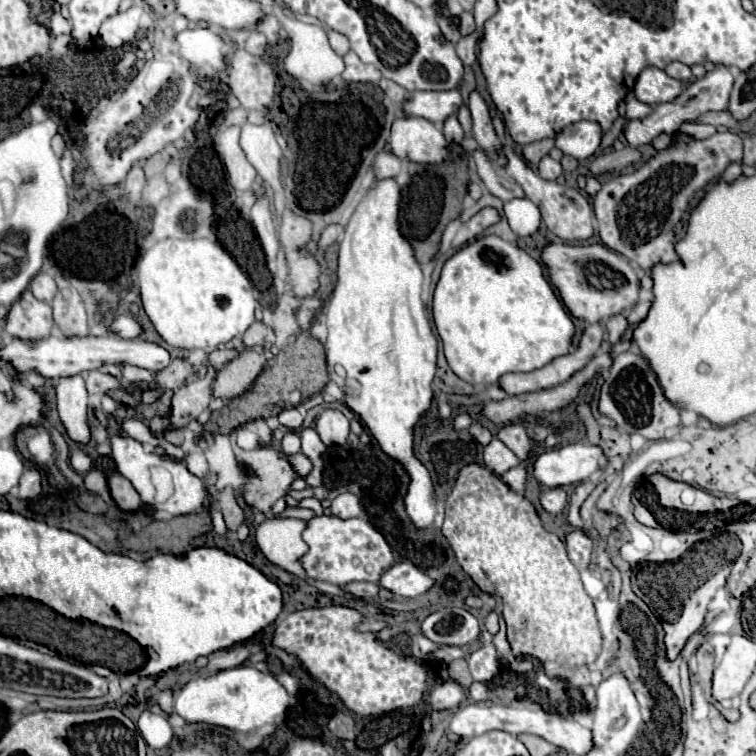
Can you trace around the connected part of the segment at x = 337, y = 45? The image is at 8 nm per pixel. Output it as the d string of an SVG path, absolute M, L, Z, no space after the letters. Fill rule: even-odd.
M329 31L329 43L331 43L331 49L337 53L337 55L345 55L349 53L349 41L347 37L343 37L341 33L335 33L335 31Z

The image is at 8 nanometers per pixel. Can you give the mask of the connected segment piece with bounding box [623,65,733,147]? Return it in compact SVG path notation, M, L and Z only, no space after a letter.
M717 65L715 71L709 71L705 77L693 81L691 85L685 87L685 91L675 99L675 101L669 101L669 103L661 103L661 105L655 105L653 113L643 117L643 119L635 119L635 121L629 121L625 125L625 139L631 147L641 147L645 143L651 143L659 133L667 133L667 135L673 135L675 131L679 131L681 123L685 121L695 121L697 117L701 117L703 113L707 111L723 111L727 109L729 105L729 95L731 95L731 87L733 87L733 75L729 73L727 67L723 65Z

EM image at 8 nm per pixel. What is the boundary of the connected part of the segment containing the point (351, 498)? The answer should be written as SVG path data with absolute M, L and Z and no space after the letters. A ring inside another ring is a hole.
M345 491L345 493L339 493L333 503L331 503L331 513L337 515L337 517L359 517L363 515L363 507L361 507L361 497L351 493L351 491Z

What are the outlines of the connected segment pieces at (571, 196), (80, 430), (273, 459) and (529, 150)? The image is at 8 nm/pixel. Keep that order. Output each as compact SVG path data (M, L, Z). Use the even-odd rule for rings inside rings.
M503 147L501 153L509 161L507 167L505 167L505 171L509 173L509 177L513 177L523 187L527 199L531 199L539 207L541 219L545 221L545 225L549 227L549 231L553 231L561 241L567 241L567 243L573 243L573 241L579 241L579 239L589 239L593 235L593 225L591 225L593 211L591 211L591 205L589 205L589 201L587 201L585 195L581 195L573 187L541 179L519 155L515 155L513 149Z
M81 375L59 377L55 391L59 417L69 437L79 443L89 443L89 425L87 425L89 393L85 389L85 379Z
M257 419L257 421L251 421L247 423L247 427L251 431L255 431L263 443L261 449L253 449L253 451L243 451L235 445L235 457L241 465L247 467L247 483L243 485L243 497L245 497L245 503L253 509L253 511L261 511L261 513L269 513L273 503L277 499L281 499L285 495L285 491L289 491L289 483L297 477L295 471L291 469L287 457L283 455L283 451L277 451L275 447L271 447L271 429L267 427L267 423L263 419Z
M541 139L541 141L529 143L529 145L525 145L525 147L523 147L523 157L525 157L529 163L537 165L537 163L539 163L539 159L541 159L543 155L547 155L547 153L551 151L551 147L553 147L553 145L555 145L555 141L553 141L553 139Z

